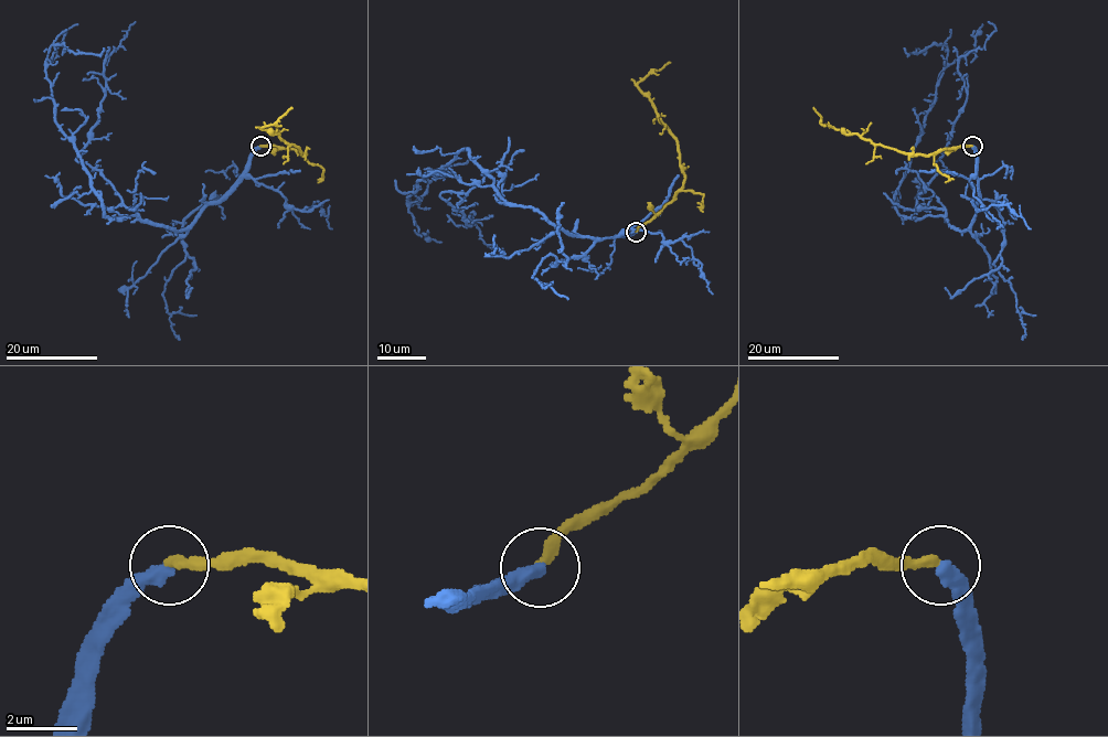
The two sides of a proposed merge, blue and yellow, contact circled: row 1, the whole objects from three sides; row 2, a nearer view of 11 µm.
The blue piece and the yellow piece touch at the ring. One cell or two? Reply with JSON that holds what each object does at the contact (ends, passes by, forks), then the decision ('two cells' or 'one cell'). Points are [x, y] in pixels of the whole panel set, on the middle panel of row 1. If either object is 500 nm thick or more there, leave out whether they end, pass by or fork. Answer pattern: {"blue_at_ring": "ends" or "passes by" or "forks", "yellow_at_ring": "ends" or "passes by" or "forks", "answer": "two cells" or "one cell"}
{"blue_at_ring": "ends", "yellow_at_ring": "ends", "answer": "two cells"}

